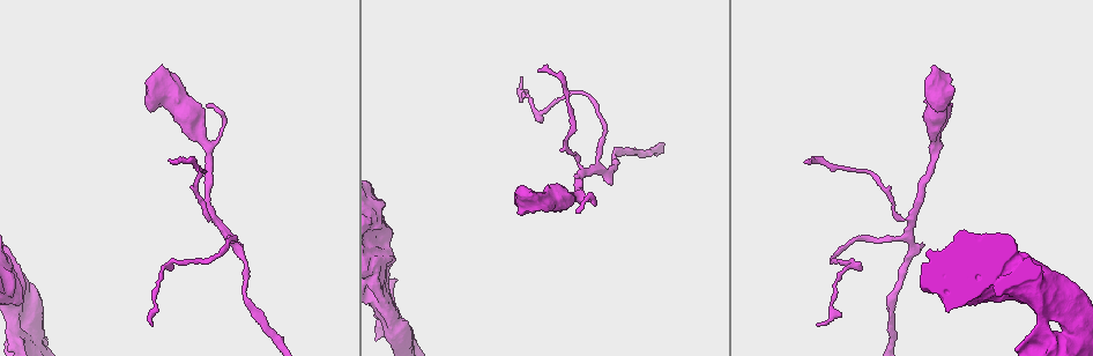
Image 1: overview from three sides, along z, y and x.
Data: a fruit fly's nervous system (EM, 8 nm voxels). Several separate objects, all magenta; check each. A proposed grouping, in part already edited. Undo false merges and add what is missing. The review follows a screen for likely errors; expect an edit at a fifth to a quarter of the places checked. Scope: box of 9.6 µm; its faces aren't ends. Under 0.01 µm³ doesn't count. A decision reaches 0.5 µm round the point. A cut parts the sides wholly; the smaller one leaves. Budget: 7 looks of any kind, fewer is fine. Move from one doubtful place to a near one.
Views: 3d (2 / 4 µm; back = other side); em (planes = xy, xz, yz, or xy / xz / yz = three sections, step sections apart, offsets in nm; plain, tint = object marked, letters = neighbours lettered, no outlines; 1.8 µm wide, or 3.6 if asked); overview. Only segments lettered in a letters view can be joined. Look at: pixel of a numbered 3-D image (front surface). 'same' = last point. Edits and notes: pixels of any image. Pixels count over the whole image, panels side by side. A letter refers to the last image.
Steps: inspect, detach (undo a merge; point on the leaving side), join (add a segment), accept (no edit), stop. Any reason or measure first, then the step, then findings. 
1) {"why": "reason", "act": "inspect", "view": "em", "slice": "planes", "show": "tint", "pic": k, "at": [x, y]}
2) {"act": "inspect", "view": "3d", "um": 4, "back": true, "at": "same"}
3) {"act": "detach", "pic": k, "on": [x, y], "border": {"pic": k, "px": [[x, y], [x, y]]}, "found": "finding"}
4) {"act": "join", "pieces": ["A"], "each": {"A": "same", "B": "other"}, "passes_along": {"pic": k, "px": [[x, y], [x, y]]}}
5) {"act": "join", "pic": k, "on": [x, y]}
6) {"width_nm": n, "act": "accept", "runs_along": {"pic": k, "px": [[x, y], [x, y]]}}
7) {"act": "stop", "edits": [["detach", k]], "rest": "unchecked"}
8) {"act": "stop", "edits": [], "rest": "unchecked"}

{"act": "inspect", "view": "em", "slice": "planes", "show": "letters", "pic": 1, "at": [522, 80]}

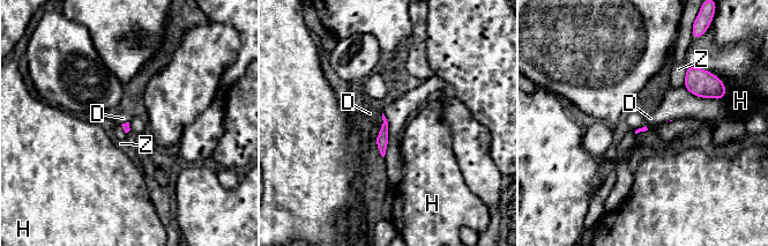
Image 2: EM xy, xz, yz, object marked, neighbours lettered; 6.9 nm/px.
{"act": "accept", "each": {"D": "other", "H": "other", "Z": "other"}, "border": {"pic": 2, "px": [[382, 113], [382, 122], [380, 125]]}, "found": "no lettered segment goes on from it"}

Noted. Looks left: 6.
{"why": "calibre changes", "act": "inspect", "view": "3d", "um": 2, "pic": 1, "at": [12, 324]}

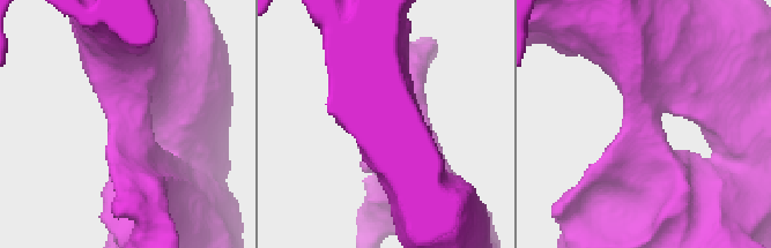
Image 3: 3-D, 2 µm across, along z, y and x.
{"why": "shape alone is not enough", "act": "inspect", "view": "em", "slice": "planes", "show": "letters", "pic": 3, "at": [646, 130]}

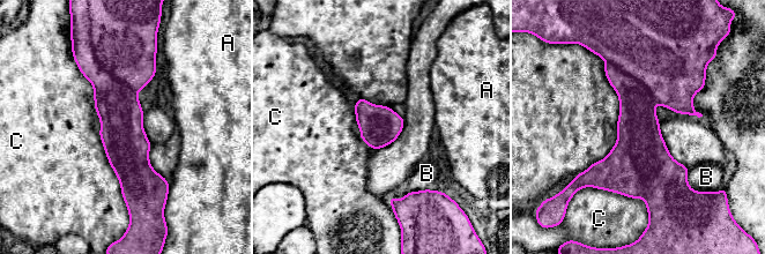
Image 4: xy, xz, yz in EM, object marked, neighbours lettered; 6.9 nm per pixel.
{"width_nm": 280, "act": "detach", "pic": 4, "on": [637, 107], "each": {"A": "other", "B": "other", "C": "other"}, "border": {"pic": 4, "px": [[606, 60], [637, 79], [656, 103]]}, "found": "a second cell is stuck on"}

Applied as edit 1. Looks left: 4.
{"why": "stops while still wide", "act": "inspect", "view": "3d", "um": 4, "pic": 1, "at": [932, 65]}

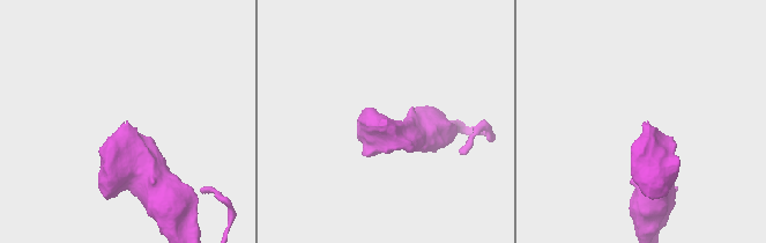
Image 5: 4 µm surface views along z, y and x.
{"why": "now the EM", "act": "inspect", "view": "em", "slice": "planes", "show": "letters", "pic": 5, "at": [384, 118]}

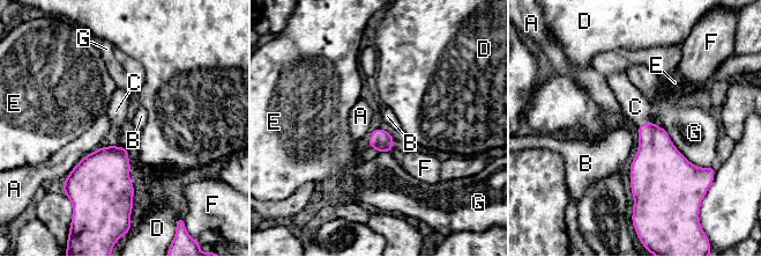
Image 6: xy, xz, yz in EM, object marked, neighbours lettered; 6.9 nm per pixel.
{"act": "join", "pieces": ["C"], "each": {"A": "other", "B": "other", "C": "same", "D": "other", "E": "other", "F": "other", "G": "other"}, "passes_along": {"pic": 6, "px": [[657, 156], [644, 123], [635, 107]]}, "found": "the cell continues"}

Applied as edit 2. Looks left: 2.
{"act": "stop", "edits": [["detach", 4], ["join", 6]], "rest": "unchecked"}

